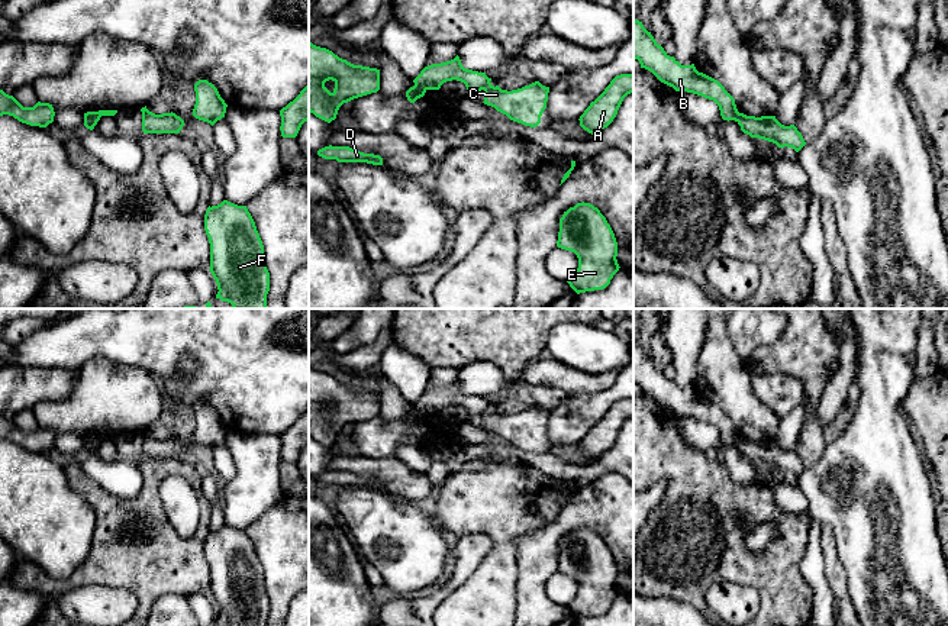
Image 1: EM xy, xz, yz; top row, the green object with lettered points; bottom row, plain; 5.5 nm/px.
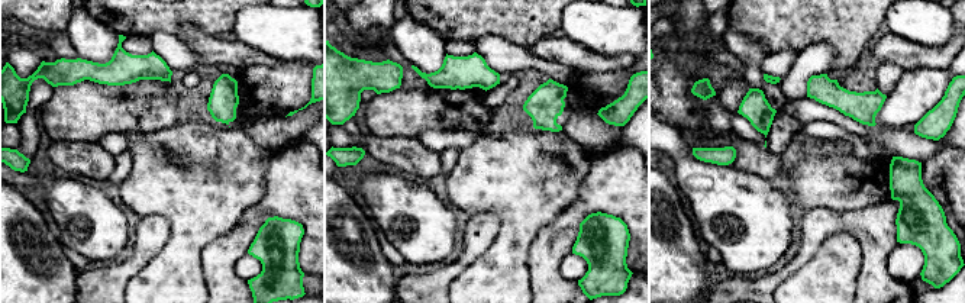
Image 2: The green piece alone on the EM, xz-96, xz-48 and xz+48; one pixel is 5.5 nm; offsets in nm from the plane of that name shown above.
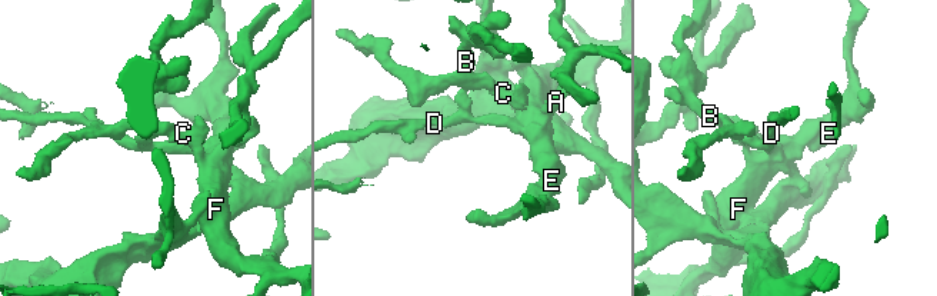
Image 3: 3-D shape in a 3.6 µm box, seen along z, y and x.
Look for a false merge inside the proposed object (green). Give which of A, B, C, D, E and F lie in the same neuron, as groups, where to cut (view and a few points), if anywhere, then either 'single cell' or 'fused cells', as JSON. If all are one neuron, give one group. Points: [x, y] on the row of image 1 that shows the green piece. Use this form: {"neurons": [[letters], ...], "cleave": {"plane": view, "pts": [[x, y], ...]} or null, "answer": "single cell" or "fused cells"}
{"neurons": [["A", "B", "C", "E", "F"], ["D"]], "cleave": {"plane": "xz", "pts": [[415, 84], [425, 90]]}, "answer": "fused cells"}

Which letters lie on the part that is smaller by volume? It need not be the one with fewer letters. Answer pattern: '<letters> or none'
D

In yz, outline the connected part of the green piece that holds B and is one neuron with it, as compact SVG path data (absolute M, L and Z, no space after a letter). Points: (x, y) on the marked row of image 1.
M633 17L633 58L639 61L641 68L651 71L661 83L673 87L675 91L687 91L704 99L713 100L720 110L723 120L735 120L738 109L735 99L715 78L699 72L691 65L681 65L674 57L670 57L661 45L657 43L651 32L642 22Z

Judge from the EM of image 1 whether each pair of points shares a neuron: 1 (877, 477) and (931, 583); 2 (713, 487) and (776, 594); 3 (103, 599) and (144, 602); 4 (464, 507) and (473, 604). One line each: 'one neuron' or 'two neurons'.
1: one neuron
2: one neuron
3: two neurons
4: one neuron

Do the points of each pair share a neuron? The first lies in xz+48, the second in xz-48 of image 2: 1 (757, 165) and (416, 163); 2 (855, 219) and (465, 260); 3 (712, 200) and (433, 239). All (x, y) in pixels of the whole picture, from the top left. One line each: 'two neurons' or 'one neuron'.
1: one neuron
2: one neuron
3: one neuron

